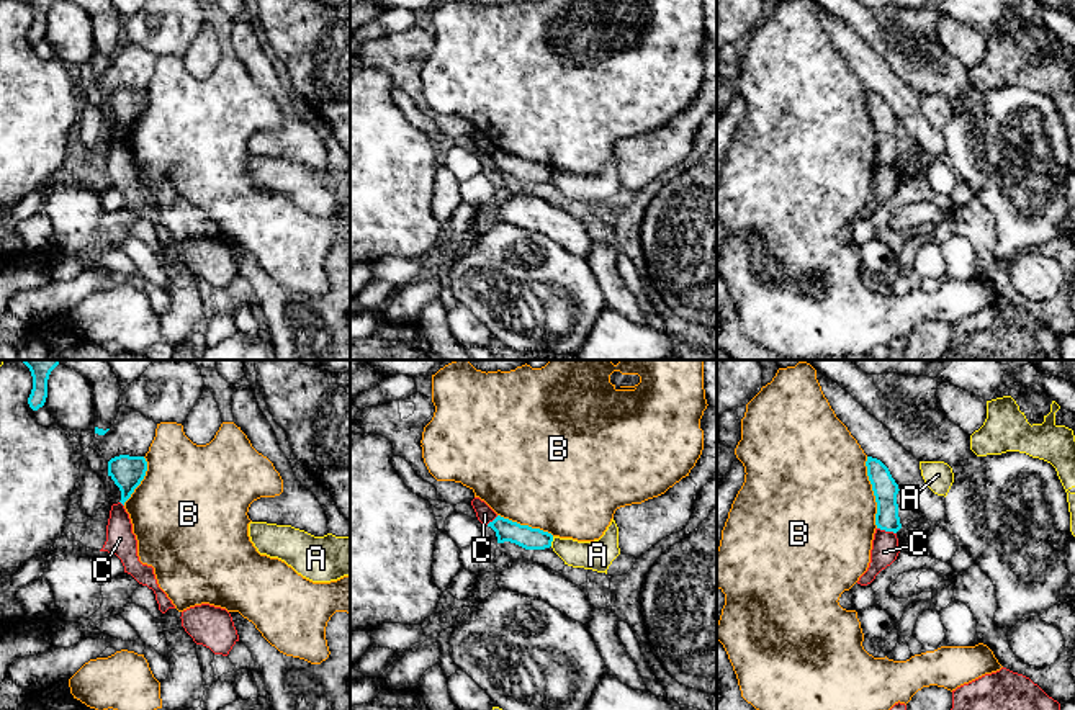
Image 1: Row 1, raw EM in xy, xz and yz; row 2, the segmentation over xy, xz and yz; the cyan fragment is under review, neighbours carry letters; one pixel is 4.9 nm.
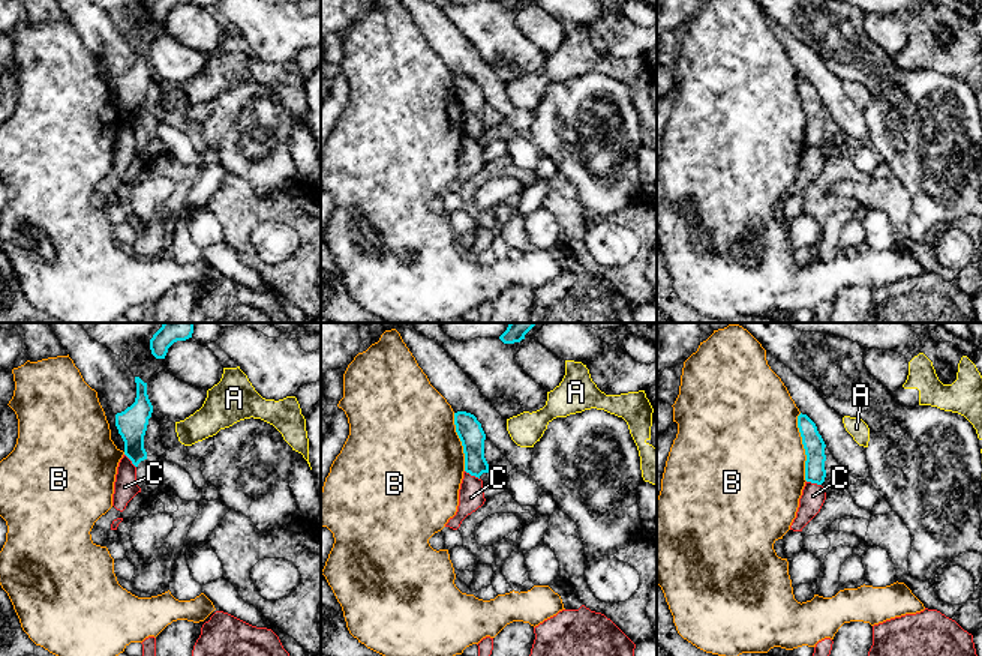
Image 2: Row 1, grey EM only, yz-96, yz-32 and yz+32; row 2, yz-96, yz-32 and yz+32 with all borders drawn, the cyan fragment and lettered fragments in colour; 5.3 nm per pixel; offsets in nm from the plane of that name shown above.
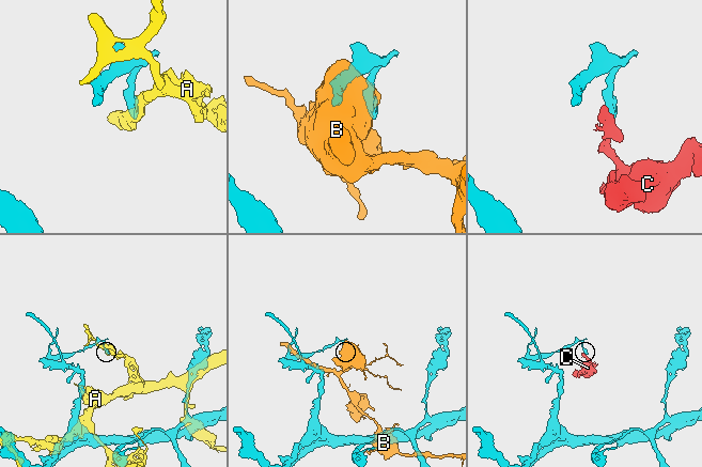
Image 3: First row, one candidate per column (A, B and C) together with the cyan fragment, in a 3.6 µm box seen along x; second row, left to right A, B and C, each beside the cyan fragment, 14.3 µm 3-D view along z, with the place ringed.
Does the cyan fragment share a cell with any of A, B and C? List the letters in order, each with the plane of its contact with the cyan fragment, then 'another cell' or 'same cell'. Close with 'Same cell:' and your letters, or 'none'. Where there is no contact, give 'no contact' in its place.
A: meets cyan in xz; another cell
B: meets cyan in yz; another cell
C: meets cyan in yz; another cell
Same cell: none

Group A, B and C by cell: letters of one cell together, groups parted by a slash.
A / B / C

